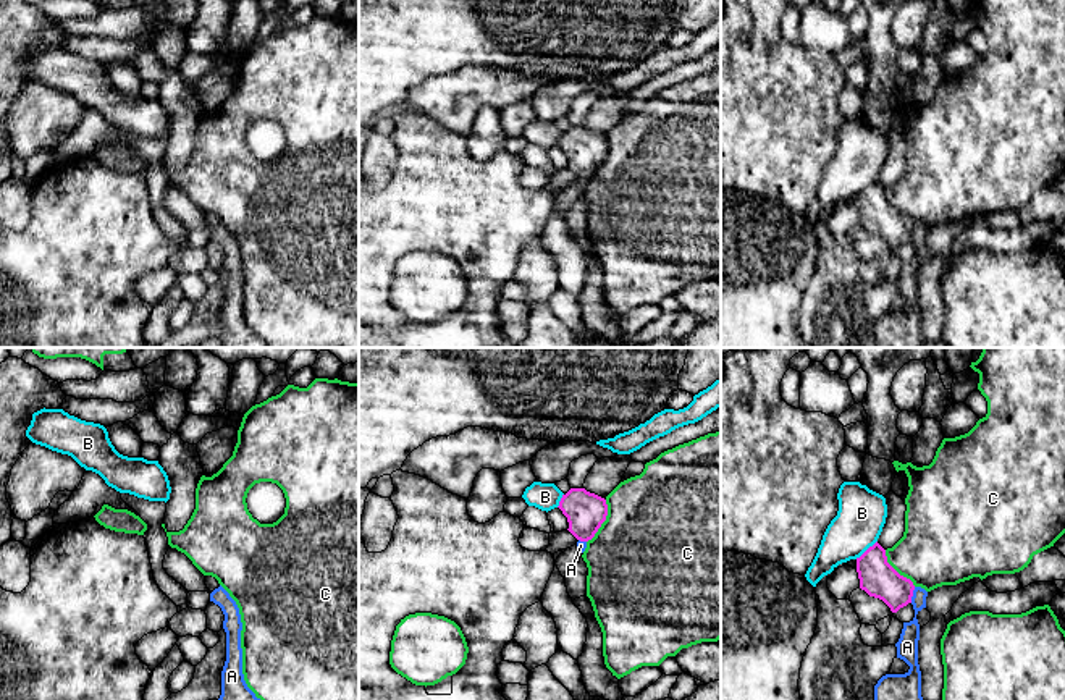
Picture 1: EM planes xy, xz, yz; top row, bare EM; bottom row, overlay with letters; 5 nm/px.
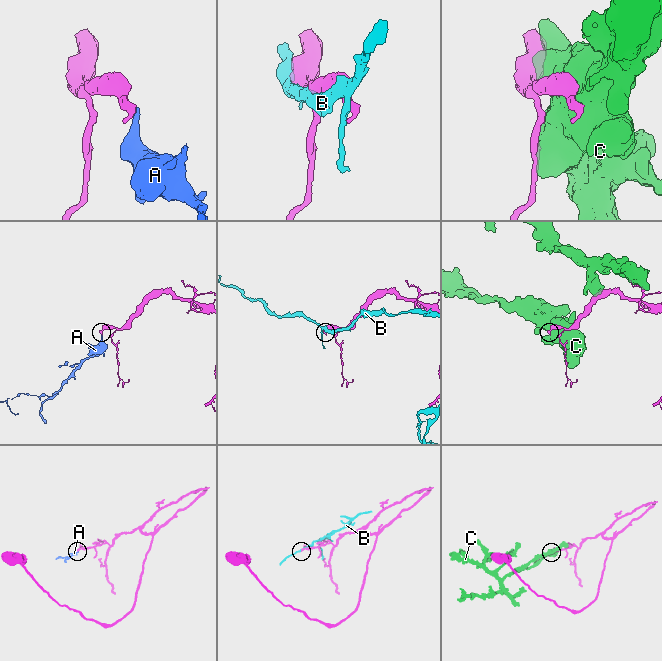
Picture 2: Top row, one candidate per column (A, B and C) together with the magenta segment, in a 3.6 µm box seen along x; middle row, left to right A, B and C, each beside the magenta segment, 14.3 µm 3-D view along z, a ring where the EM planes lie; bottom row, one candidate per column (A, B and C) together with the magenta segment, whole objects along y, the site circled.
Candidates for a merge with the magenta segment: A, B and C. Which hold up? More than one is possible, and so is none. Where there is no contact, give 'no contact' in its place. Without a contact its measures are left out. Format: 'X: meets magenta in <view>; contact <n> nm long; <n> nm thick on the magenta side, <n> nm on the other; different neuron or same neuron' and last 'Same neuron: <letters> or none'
A: meets magenta in yz; contact 80 nm long; 180 nm thick on the magenta side, 110 nm on the other; different neuron
B: meets magenta in yz; contact 140 nm long; 180 nm thick on the magenta side, 240 nm on the other; different neuron
C: meets magenta in xz; contact 240 nm long; 200 nm thick on the magenta side, 500 nm on the other; different neuron
Same neuron: none

